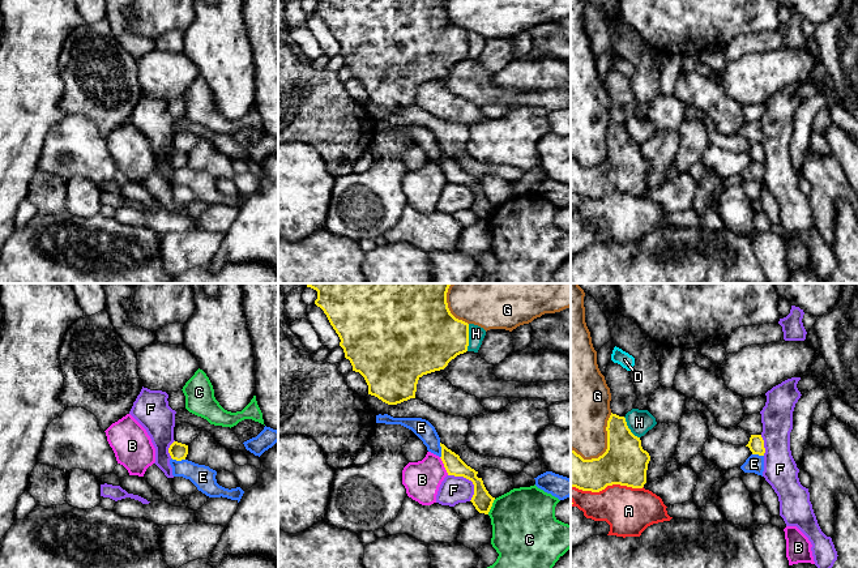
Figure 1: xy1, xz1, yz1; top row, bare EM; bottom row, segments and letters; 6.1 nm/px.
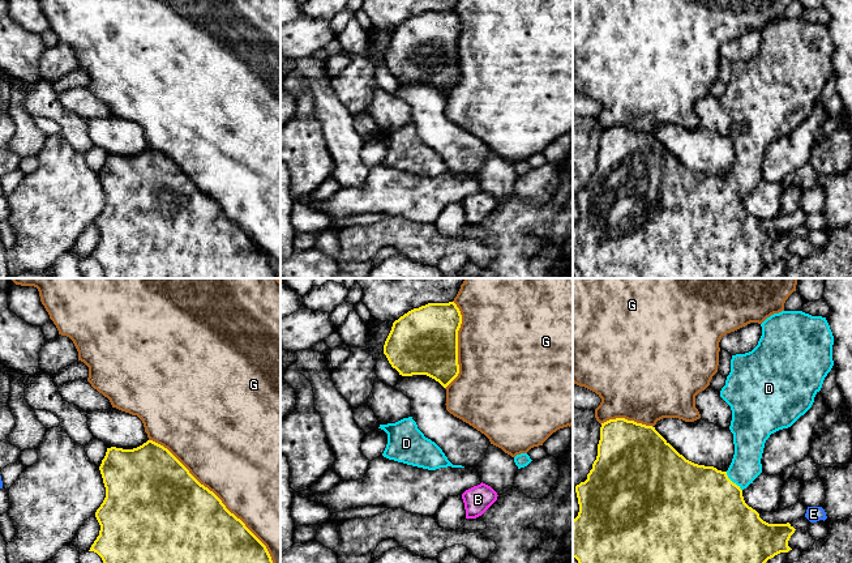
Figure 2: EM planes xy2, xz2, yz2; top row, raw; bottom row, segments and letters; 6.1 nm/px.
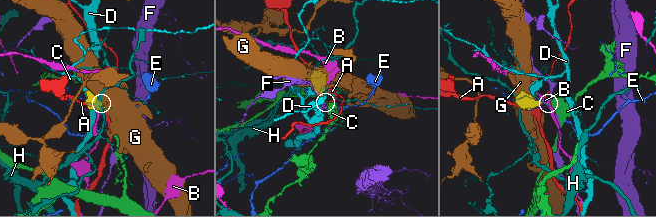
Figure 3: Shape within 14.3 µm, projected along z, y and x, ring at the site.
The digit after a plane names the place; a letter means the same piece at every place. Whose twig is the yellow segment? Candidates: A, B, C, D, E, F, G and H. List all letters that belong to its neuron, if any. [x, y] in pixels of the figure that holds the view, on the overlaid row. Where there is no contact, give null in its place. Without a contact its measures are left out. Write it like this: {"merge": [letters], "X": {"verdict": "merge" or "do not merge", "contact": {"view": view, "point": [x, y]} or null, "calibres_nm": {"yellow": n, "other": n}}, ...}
{"merge": ["D"], "A": {"verdict": "do not merge", "contact": {"view": "yz1", "point": [607, 485]}, "calibres_nm": {"yellow": 280, "other": 300}}, "B": {"verdict": "do not merge", "contact": {"view": "xz1", "point": [444, 466]}, "calibres_nm": {"yellow": 120, "other": 220}}, "C": {"verdict": "do not merge", "contact": {"view": "xz1", "point": [491, 505]}, "calibres_nm": {"yellow": 120, "other": 400}}, "D": {"verdict": "merge", "contact": {"view": "yz2", "point": [731, 481]}, "calibres_nm": {"yellow": 500, "other": 190}}, "E": {"verdict": "do not merge", "contact": {"view": "xz1", "point": [442, 451]}, "calibres_nm": {"yellow": 120, "other": 110}}, "F": {"verdict": "do not merge", "contact": {"view": "xz1", "point": [469, 479]}, "calibres_nm": {"yellow": 120, "other": 170}}, "G": {"verdict": "do not merge", "contact": {"view": "xy2", "point": [217, 497]}, "calibres_nm": {"yellow": 500, "other": 500}}, "H": {"verdict": "do not merge", "contact": {"view": "xz1", "point": [468, 337]}, "calibres_nm": {"yellow": 400, "other": 100}}}

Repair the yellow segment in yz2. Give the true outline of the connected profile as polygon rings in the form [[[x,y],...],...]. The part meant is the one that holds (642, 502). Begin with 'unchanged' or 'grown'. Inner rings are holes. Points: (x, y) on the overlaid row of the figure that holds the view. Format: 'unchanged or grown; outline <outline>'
grown; outline [[[782,311],[774,314],[767,317],[761,327],[762,336],[758,345],[749,353],[732,355],[731,372],[727,376],[725,385],[720,391],[720,397],[732,410],[729,430],[733,434],[735,455],[727,472],[686,460],[652,426],[646,426],[625,418],[609,419],[601,423],[596,460],[587,474],[587,479],[575,486],[579,512],[573,520],[573,558],[575,558],[578,563],[766,563],[775,555],[792,550],[788,546],[788,541],[796,529],[789,523],[768,524],[763,521],[759,513],[745,503],[742,490],[753,483],[762,473],[761,458],[765,443],[770,435],[791,427],[812,408],[815,394],[821,391],[825,378],[834,366],[834,336],[826,317],[812,316],[802,311]]]

